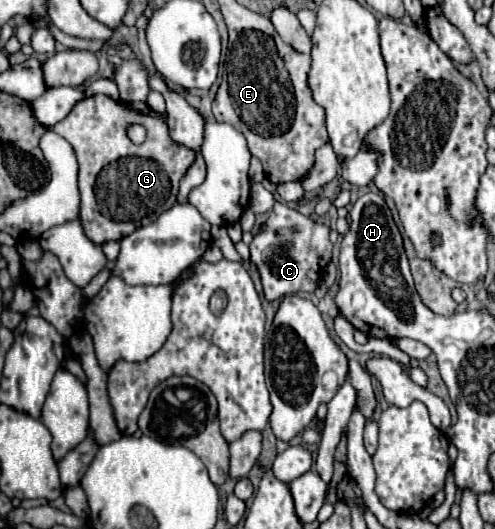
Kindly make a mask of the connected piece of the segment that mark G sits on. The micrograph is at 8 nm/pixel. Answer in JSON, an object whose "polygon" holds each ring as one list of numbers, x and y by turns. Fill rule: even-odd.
{"polygon":[[102,94,80,100,52,130,66,138,78,156,78,186,82,196,80,222,86,236,96,244,120,240,136,228,152,224,162,212,170,210,176,204,182,176,196,160,194,150,170,140,162,118,144,116],[132,122,148,130,146,142,140,146,132,144,126,136,126,126]]}

